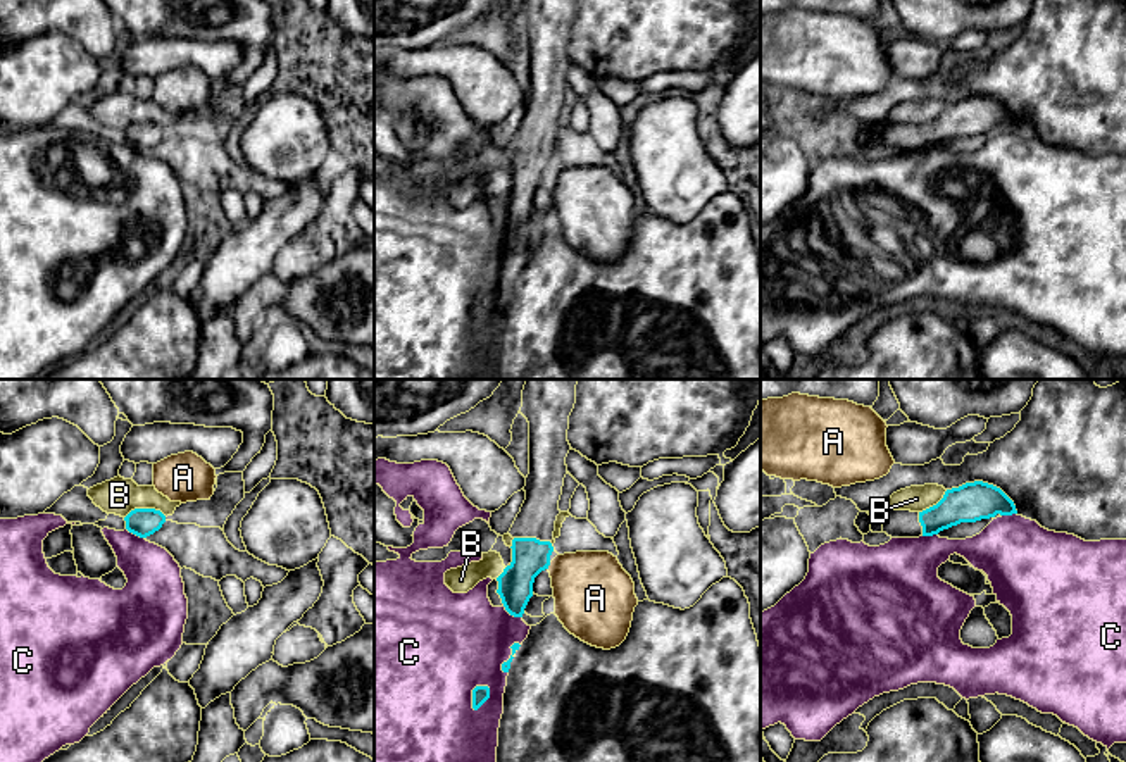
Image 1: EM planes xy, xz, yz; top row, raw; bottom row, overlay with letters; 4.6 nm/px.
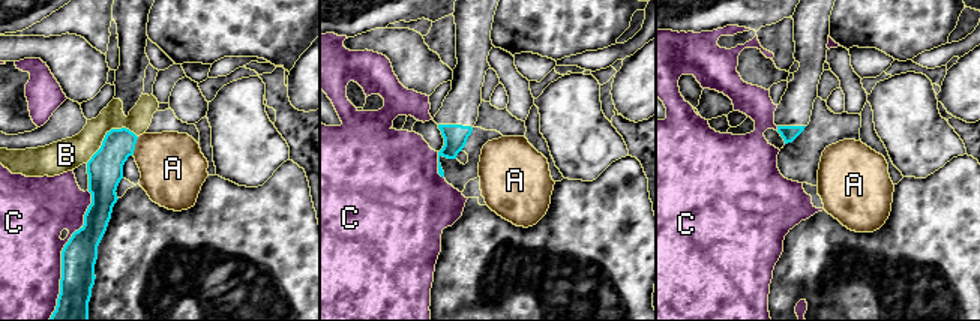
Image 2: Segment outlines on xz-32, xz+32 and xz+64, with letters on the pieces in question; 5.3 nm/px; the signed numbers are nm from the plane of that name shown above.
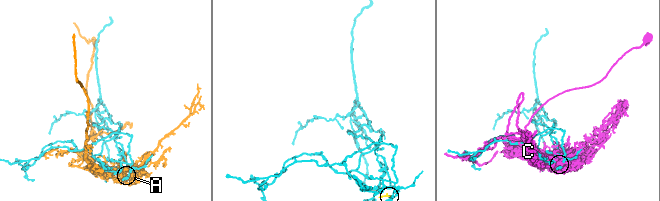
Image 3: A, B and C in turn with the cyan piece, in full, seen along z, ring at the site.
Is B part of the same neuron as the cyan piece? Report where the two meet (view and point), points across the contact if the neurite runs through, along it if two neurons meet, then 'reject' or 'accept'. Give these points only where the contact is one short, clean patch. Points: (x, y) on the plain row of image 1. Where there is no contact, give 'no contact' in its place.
xy (145, 123) | along xy (166, 130), (154, 123), (133, 123), (125, 131) | reject

